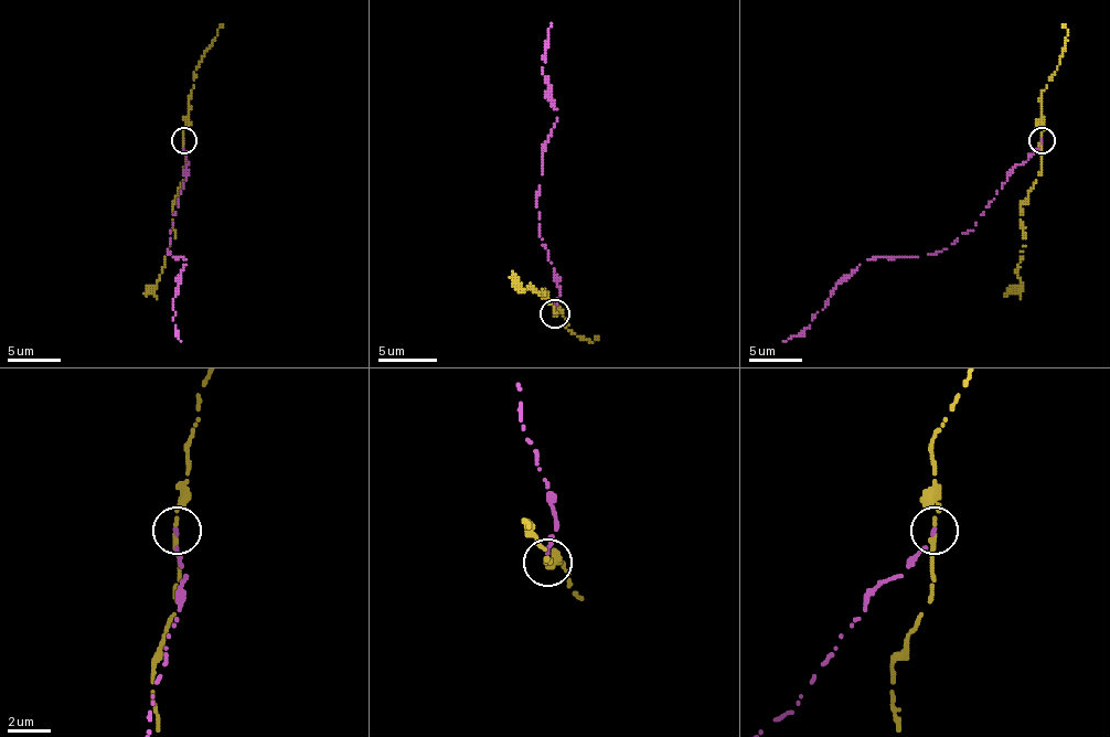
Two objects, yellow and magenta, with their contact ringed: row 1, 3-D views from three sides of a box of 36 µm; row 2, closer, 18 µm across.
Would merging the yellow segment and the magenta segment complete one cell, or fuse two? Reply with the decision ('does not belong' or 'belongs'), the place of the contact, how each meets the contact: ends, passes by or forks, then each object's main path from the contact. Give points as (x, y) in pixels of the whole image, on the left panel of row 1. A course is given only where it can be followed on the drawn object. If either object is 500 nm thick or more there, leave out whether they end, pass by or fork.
does not belong; place (184, 140); yellow passes by; magenta ends; course yellow (183, 140), (183, 172), (172, 206), (175, 238), (157, 282), (146, 296); course magenta (183, 140), (189, 164), (168, 252), (172, 256), (185, 259), (172, 303), (181, 341)

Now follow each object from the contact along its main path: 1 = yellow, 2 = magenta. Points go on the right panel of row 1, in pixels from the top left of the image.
1: (1042, 140), (1042, 172), (1021, 206), (1021, 282), (1004, 296)
2: (1042, 140), (1036, 151), (1017, 164), (973, 231), (941, 252), (867, 259), (839, 282), (807, 328), (782, 341)

